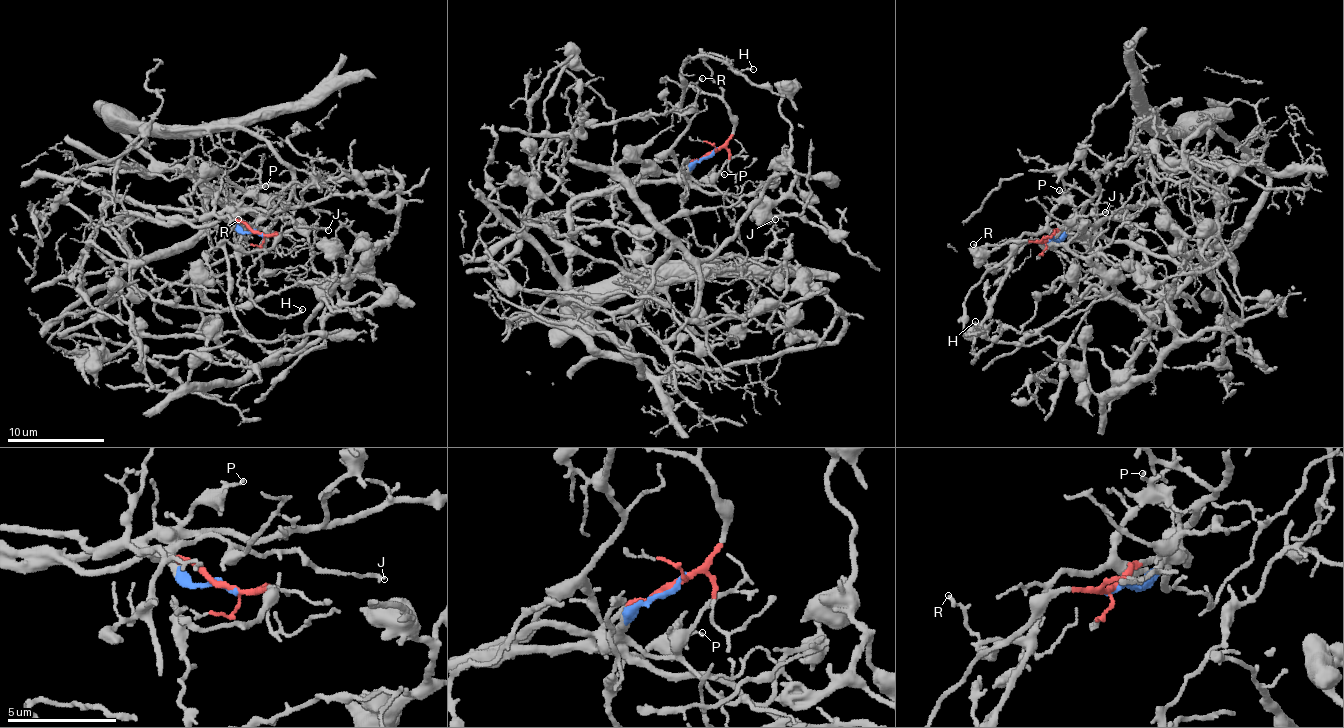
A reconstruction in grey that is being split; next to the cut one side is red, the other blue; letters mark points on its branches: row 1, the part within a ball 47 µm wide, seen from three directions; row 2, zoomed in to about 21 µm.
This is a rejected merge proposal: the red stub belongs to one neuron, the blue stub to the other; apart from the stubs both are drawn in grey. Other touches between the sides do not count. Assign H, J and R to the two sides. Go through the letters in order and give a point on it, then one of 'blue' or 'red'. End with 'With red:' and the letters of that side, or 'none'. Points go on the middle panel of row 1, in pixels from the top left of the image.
H: place (753, 69); red
J: place (775, 219); blue
R: place (702, 78); red
With red: H, R

